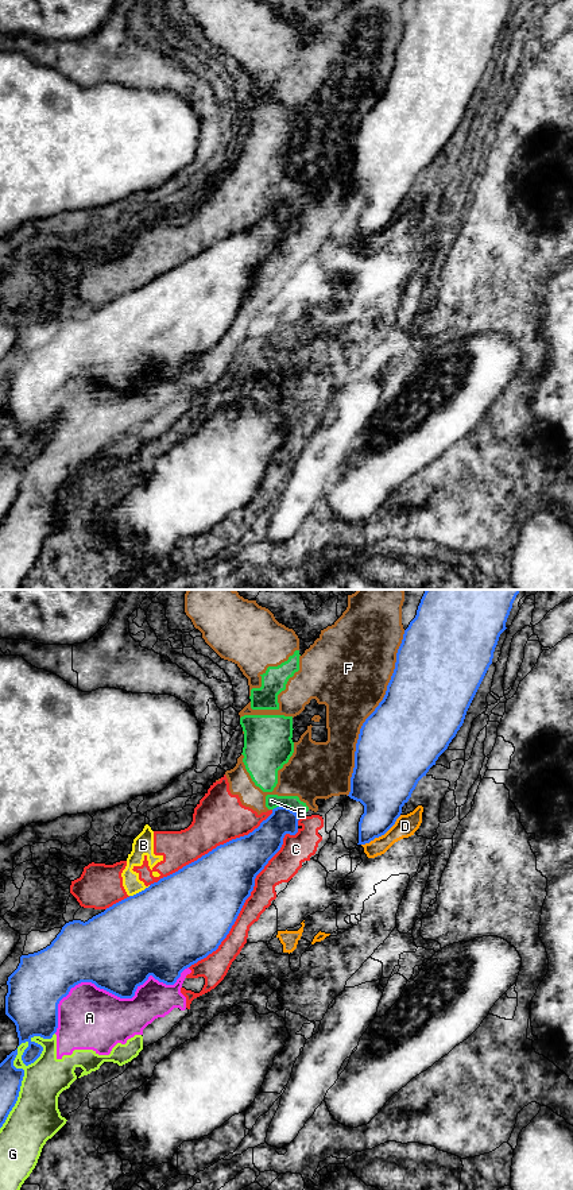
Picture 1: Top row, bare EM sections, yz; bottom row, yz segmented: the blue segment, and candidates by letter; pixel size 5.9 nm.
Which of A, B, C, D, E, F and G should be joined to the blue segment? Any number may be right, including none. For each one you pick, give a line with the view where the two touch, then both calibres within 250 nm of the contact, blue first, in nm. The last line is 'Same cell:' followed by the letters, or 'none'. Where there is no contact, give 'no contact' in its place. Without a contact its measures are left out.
Same cell: none

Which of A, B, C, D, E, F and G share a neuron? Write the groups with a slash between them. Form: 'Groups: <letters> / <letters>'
Groups: A B C E F G / D

